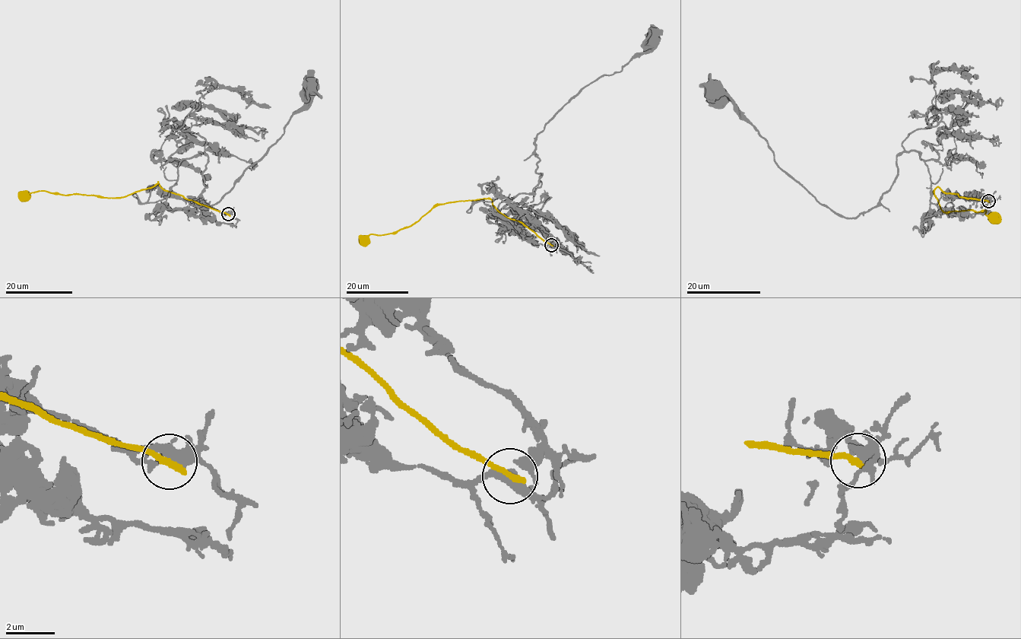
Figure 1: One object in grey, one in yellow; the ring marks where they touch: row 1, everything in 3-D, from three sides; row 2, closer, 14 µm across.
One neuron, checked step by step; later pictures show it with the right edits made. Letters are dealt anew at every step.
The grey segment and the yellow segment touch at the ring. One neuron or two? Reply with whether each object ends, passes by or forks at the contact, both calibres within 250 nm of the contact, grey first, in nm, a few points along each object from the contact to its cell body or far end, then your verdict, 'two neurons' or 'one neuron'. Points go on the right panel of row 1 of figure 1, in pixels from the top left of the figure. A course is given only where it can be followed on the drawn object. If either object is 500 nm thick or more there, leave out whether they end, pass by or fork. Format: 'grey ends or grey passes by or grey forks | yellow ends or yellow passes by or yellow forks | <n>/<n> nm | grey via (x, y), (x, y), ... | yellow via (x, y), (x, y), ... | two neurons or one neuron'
grey forks | yellow ends | 360/320 nm | grey via (988, 201), (986, 213), (935, 214), (927, 165), (910, 150), (877, 205), (838, 216), (715, 90) | yellow via (988, 201), (946, 193), (938, 187), (934, 189), (941, 209), (946, 214), (984, 210), (985, 214), (999, 218) | two neurons

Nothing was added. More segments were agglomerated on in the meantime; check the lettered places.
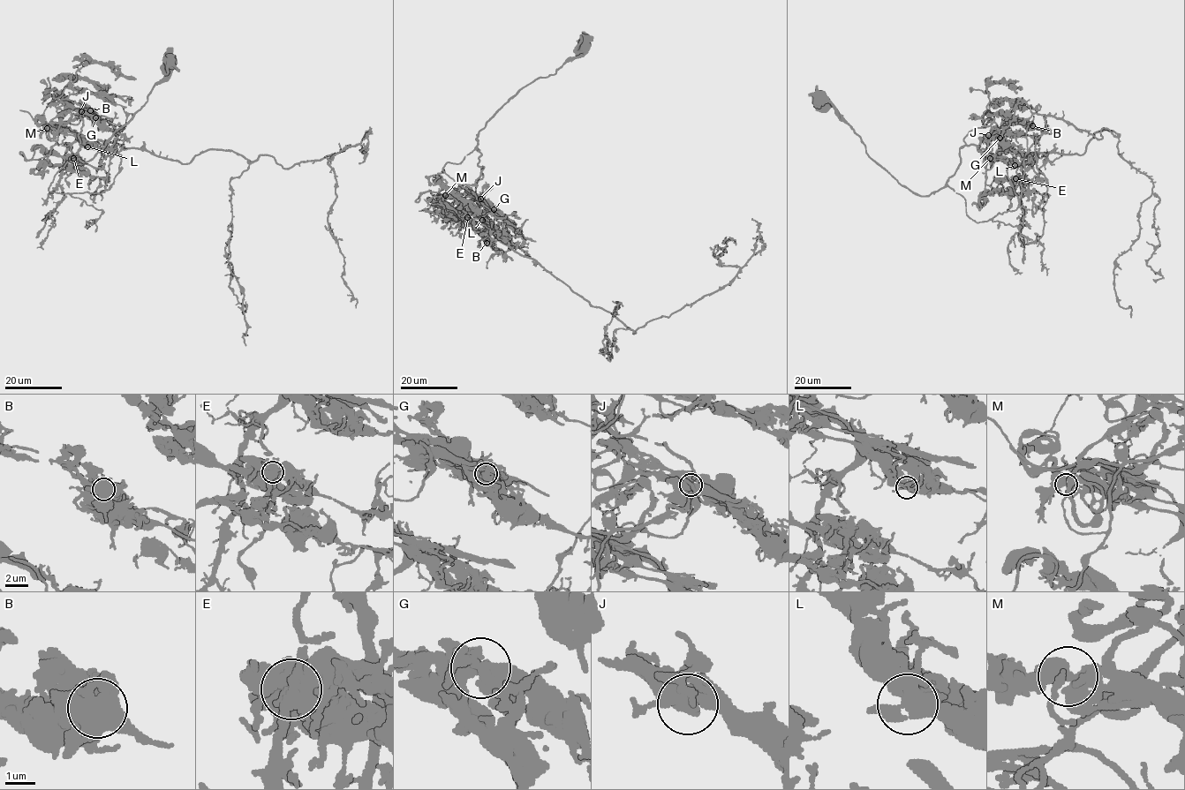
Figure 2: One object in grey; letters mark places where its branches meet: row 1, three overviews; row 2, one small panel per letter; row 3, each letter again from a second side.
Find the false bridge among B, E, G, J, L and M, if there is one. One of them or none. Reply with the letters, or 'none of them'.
E

